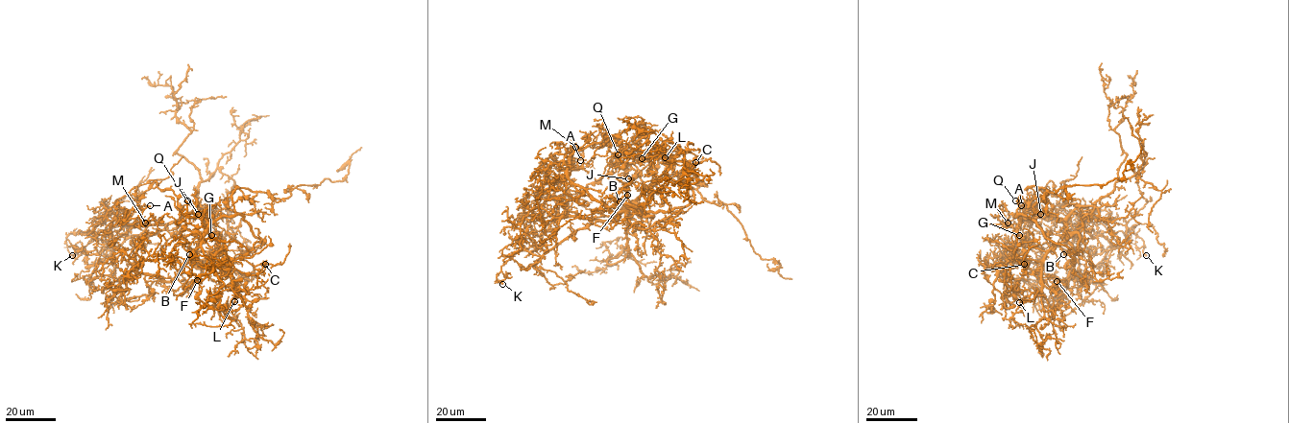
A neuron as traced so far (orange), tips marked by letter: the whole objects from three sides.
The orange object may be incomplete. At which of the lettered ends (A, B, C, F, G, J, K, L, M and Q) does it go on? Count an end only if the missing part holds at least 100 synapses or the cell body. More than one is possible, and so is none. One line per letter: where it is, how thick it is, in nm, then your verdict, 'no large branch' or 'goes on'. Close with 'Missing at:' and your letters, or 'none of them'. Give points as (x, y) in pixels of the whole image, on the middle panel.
A: (580, 160) | 170 nm | no large branch
B: (620, 201) | 360 nm | goes on
C: (695, 162) | 180 nm | no large branch
F: (627, 195) | 300 nm | no large branch
G: (642, 158) | 200 nm | no large branch
J: (628, 178) | 480 nm | no large branch
K: (502, 284) | 300 nm | no large branch
L: (665, 157) | 150 nm | no large branch
M: (575, 147) | 180 nm | no large branch
Q: (618, 154) | 440 nm | no large branch
Missing at: B

